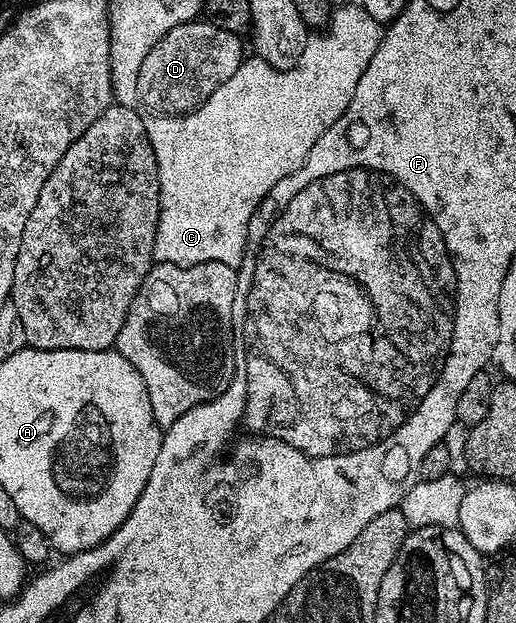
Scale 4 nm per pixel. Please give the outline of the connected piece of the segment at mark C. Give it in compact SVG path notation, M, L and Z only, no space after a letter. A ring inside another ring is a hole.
M323 29L310 34L307 45L303 49L303 57L299 57L299 61L291 69L280 71L262 59L242 58L239 69L235 69L235 73L231 73L231 77L227 77L227 81L223 81L223 85L219 85L219 89L215 89L215 93L211 93L211 97L207 97L203 105L199 105L188 115L149 113L144 116L147 137L151 141L151 149L155 149L155 161L159 165L159 225L153 246L153 258L156 262L190 267L207 261L219 261L223 265L240 267L245 256L247 229L251 225L251 217L256 213L258 205L271 193L275 185L279 185L283 177L295 173L295 169L299 169L303 161L307 161L307 153L311 153L315 141L319 141L319 137L323 137L323 133L327 133L327 129L331 129L331 125L335 125L335 121L343 117L347 105L351 105L351 97L355 97L355 87L349 87L349 83L341 83L341 91L337 91L337 83L333 83L333 79L341 79L341 75L329 75L329 79L325 79L325 71L317 67L317 59L321 59L321 47L325 47L325 39L329 39L329 35L326 35Z

